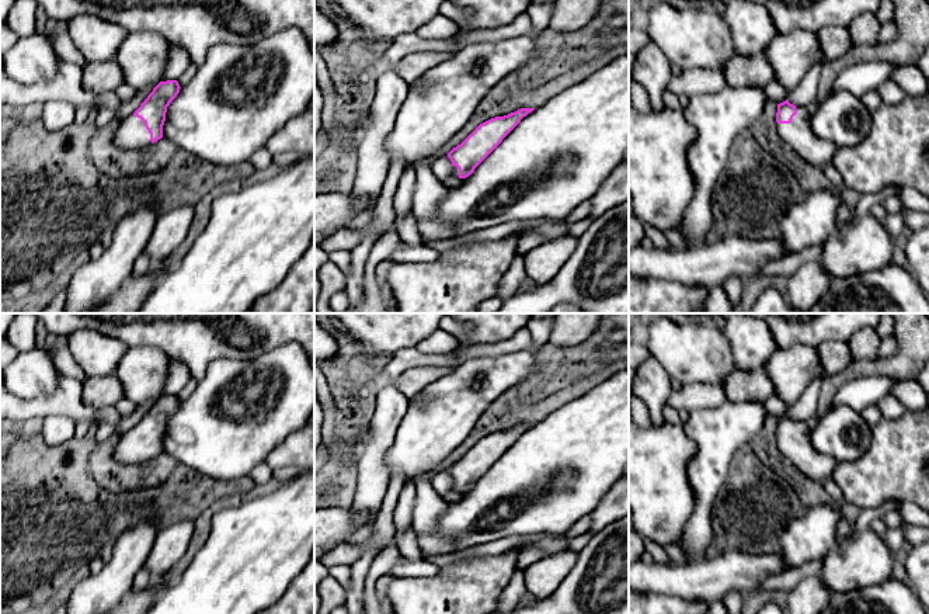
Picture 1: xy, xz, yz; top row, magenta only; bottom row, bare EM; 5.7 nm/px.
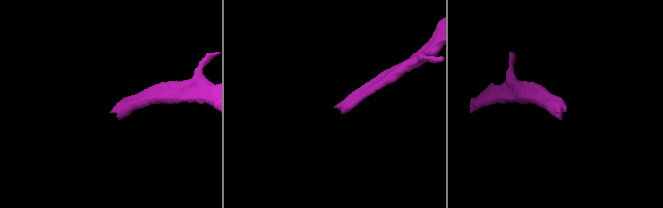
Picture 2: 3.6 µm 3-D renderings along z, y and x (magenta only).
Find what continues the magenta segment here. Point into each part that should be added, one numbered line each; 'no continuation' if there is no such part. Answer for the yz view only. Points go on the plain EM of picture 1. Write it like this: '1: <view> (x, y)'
1: yz (797, 448)

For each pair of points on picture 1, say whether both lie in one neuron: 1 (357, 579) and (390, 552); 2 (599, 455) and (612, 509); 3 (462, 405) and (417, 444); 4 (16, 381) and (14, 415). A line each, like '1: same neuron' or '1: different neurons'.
1: different neurons
2: different neurons
3: same neuron
4: different neurons

